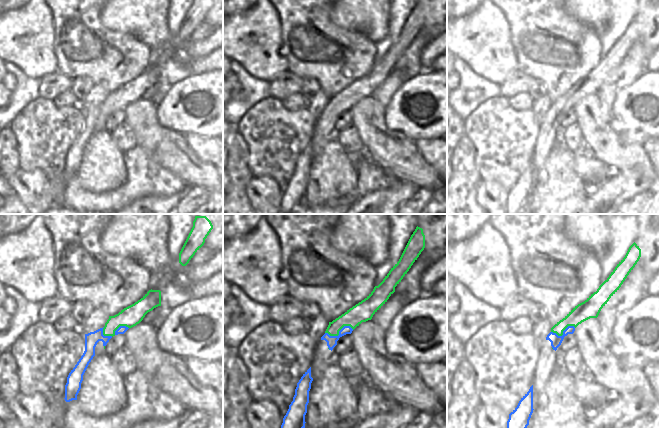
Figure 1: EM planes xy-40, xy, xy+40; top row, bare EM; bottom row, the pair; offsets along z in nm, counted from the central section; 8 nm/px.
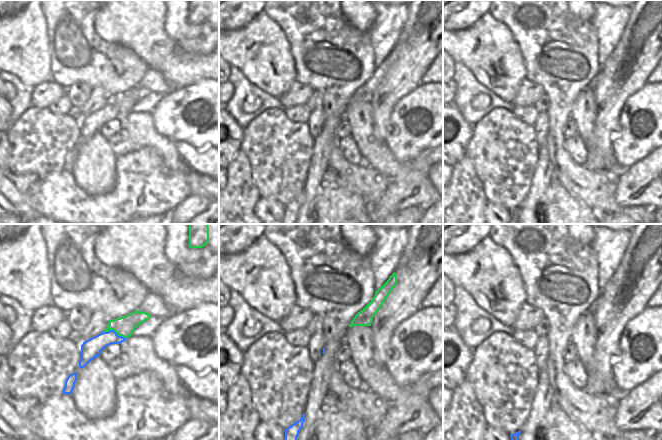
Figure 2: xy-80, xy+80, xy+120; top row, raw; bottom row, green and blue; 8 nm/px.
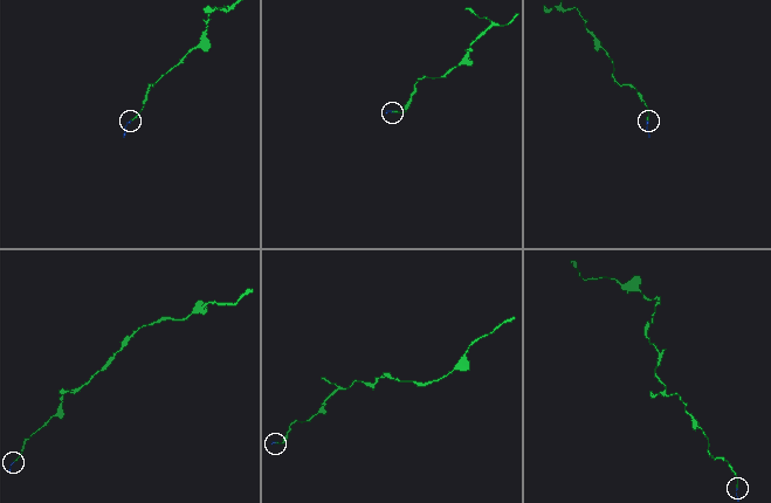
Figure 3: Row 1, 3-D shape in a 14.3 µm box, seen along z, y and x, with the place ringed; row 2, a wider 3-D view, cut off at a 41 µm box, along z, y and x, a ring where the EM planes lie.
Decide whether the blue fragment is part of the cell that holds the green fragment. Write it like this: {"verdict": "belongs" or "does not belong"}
{"verdict": "does not belong"}

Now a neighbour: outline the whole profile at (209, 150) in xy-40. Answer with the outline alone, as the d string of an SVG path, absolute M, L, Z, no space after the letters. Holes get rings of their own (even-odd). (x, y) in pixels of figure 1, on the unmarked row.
M186 134L185 139L197 157L202 162L214 166L223 179L223 138Z

